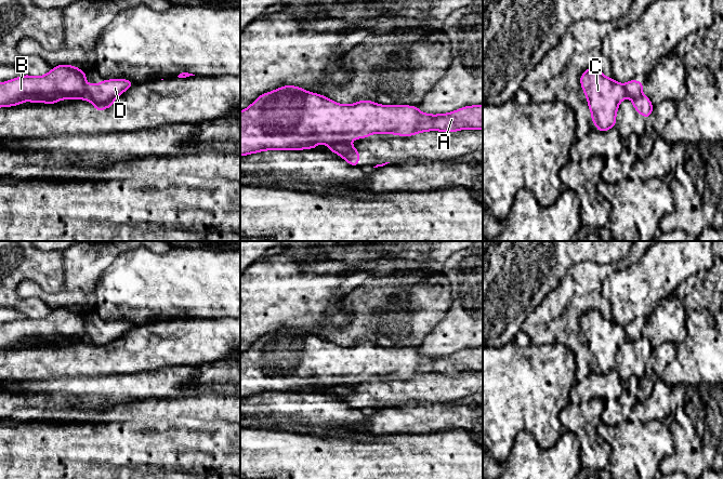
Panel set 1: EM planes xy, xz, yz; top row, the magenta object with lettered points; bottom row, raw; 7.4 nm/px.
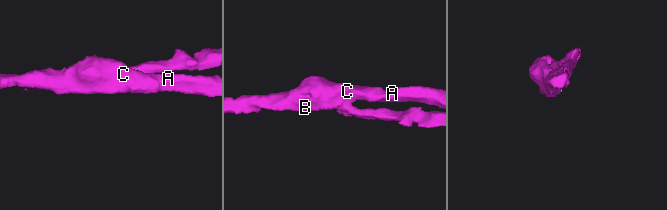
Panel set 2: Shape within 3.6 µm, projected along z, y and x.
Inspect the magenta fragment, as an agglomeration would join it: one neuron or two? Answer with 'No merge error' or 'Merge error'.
Merge error

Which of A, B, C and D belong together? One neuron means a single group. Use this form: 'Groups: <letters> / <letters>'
Groups: A B C / D

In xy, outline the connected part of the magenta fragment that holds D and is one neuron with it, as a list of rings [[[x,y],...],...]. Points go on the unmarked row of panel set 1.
[[[107,321],[97,327],[88,328],[88,334],[94,344],[105,345],[118,340],[132,328],[134,328],[133,324],[127,321]]]

